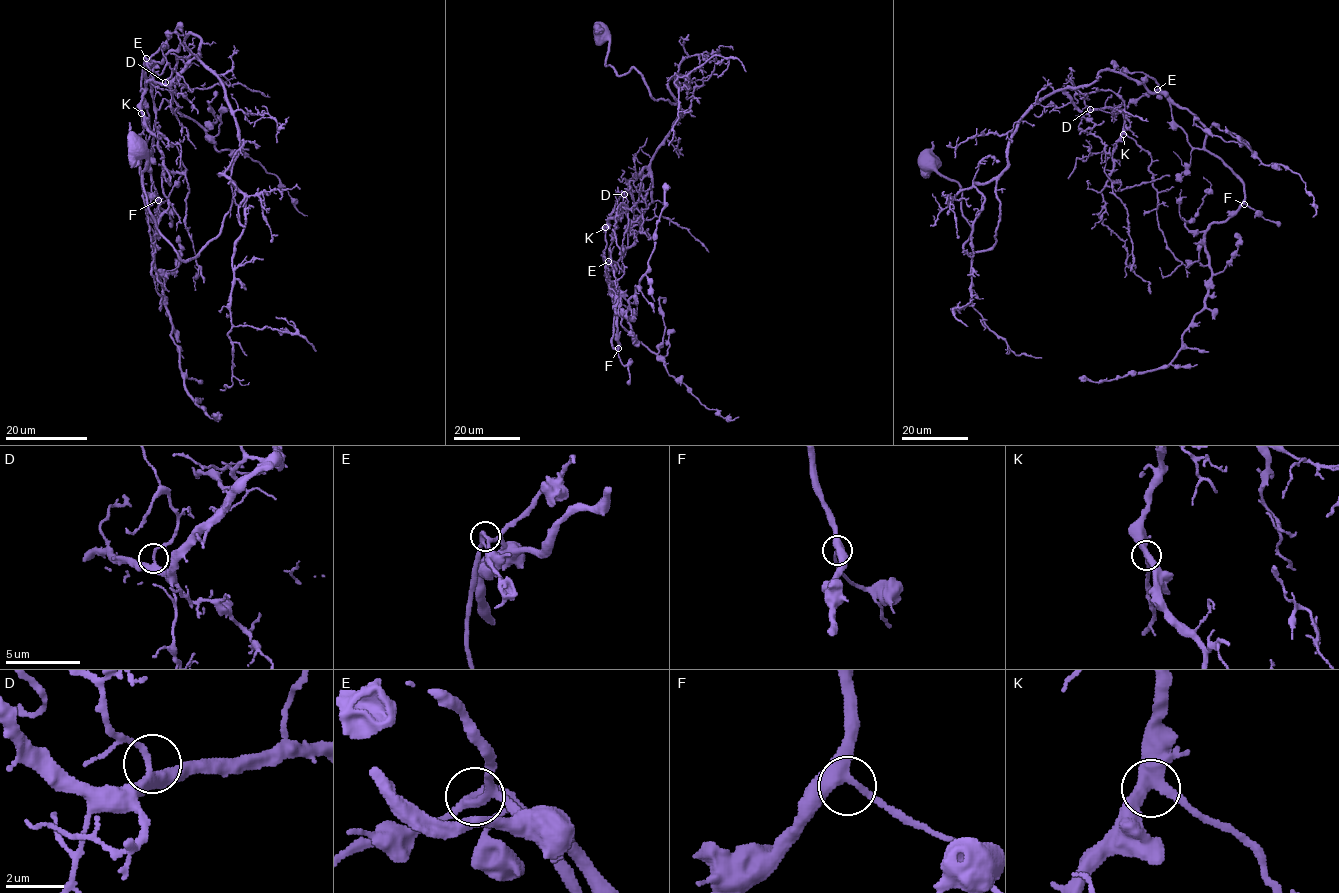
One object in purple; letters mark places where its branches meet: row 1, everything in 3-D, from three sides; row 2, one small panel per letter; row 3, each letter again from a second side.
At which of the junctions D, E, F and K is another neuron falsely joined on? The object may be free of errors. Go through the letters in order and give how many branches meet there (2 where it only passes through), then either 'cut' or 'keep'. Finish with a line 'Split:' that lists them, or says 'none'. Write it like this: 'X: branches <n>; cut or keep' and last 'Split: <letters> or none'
D: branches 3; keep
E: branches 3; keep
F: branches 3; keep
K: branches 3; keep
Split: none

